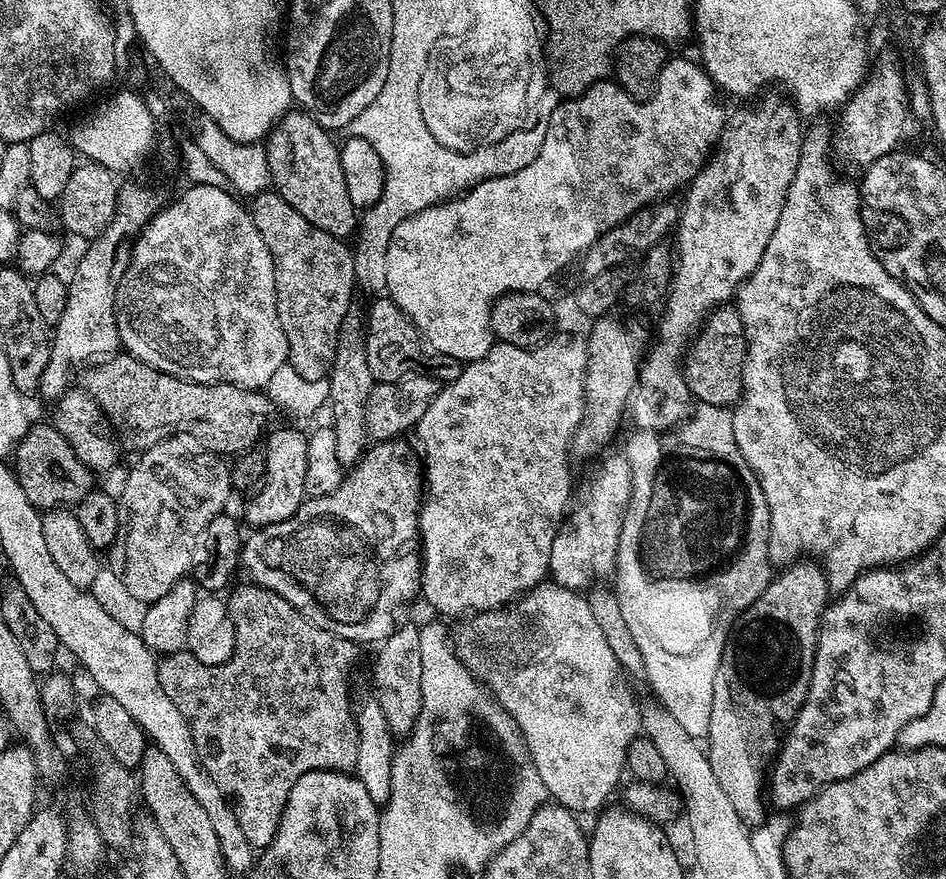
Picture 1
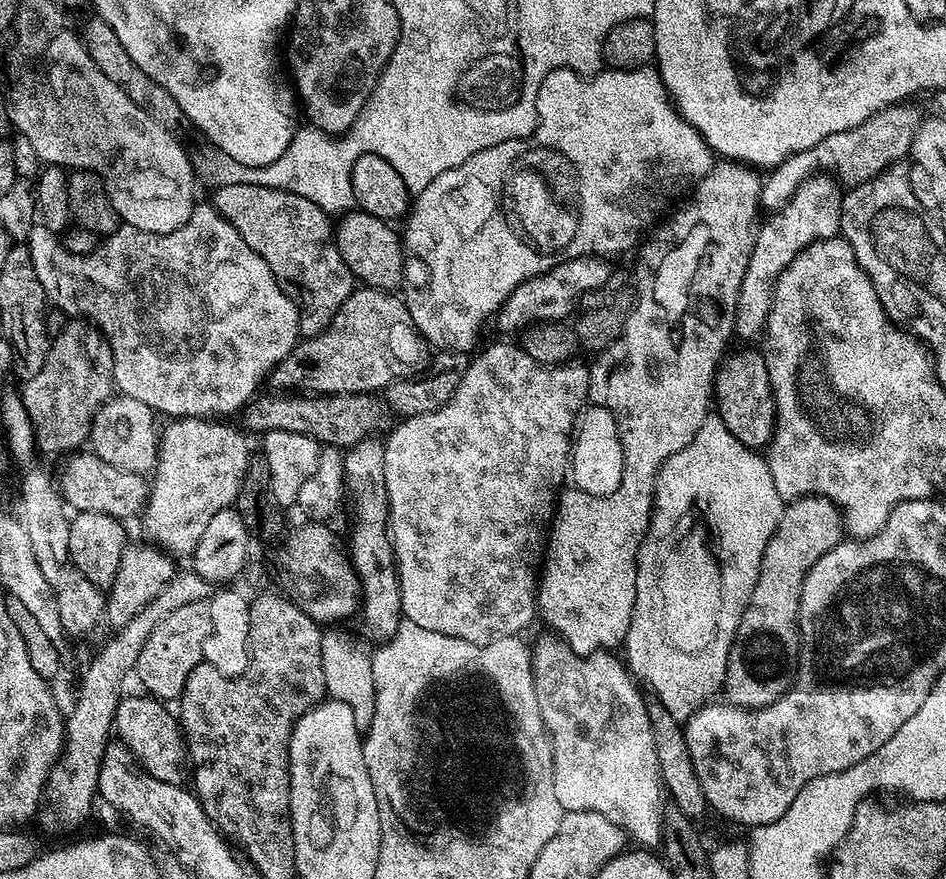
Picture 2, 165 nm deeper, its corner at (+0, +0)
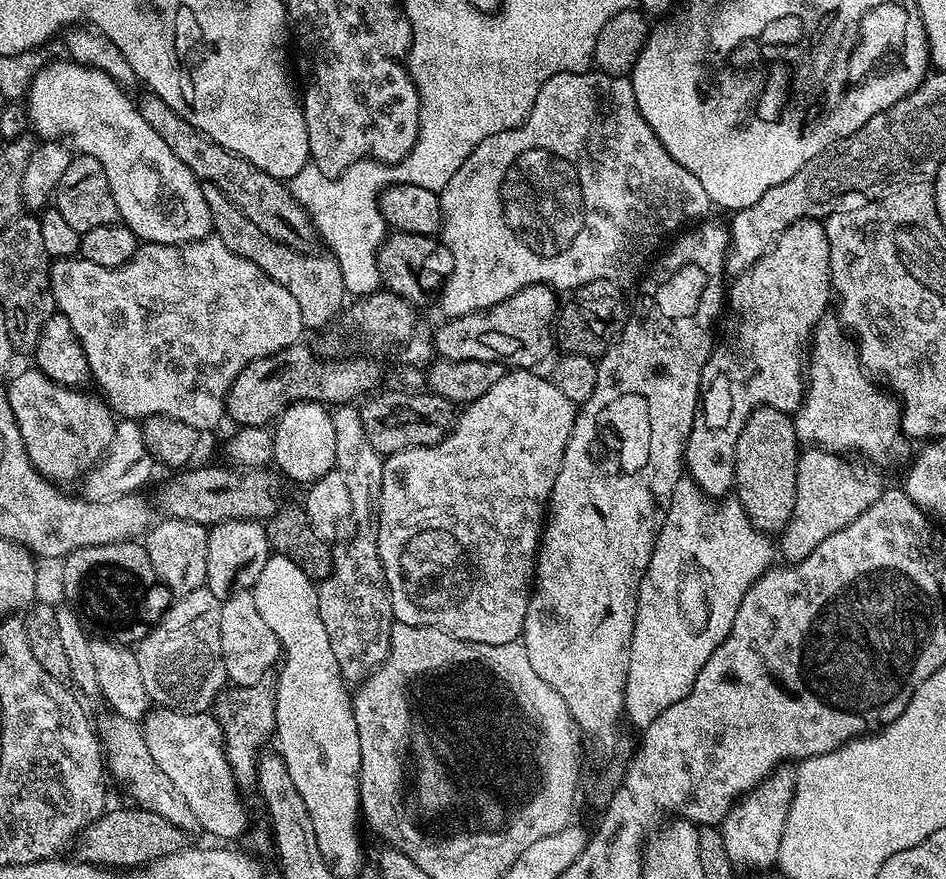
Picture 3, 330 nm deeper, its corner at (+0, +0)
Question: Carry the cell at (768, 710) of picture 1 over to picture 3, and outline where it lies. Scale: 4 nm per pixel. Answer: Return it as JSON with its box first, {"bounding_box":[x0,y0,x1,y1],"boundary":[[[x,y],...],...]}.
{"bounding_box":[778,446,882,561],"boundary":[[[815,446],[805,447],[799,453],[794,510],[790,522],[778,536],[778,552],[788,559],[785,561],[806,558],[818,542],[826,542],[830,534],[842,530],[842,526],[850,526],[858,514],[870,510],[870,506],[878,502],[882,491],[881,473],[867,463],[851,464],[848,460],[851,459],[847,455]]]}

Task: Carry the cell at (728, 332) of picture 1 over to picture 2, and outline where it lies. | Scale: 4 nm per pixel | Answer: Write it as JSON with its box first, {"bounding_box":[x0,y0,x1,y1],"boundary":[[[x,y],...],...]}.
{"bounding_box":[714,351,776,450],"boundary":[[[763,351],[734,352],[725,355],[716,369],[714,408],[722,422],[726,422],[726,430],[730,430],[730,434],[734,434],[734,438],[738,438],[742,446],[764,450],[776,433],[776,403],[770,386],[768,367]]]}

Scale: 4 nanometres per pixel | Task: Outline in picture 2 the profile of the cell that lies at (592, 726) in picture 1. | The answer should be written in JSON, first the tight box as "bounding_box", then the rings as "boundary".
{"bounding_box":[531,634,666,850],"boundary":[[[555,634],[540,636],[536,644],[531,645],[532,650],[532,673],[534,674],[534,686],[538,694],[538,710],[542,710],[542,722],[548,731],[548,737],[552,743],[552,757],[554,758],[554,795],[558,797],[558,802],[565,812],[574,810],[590,810],[603,816],[608,816],[610,822],[618,825],[629,837],[637,840],[639,847],[644,850],[652,850],[661,843],[664,835],[664,809],[666,807],[666,791],[664,782],[660,778],[658,768],[658,754],[654,750],[654,730],[650,730],[650,714],[646,703],[646,696],[638,687],[637,681],[631,672],[628,671],[625,661],[620,660],[608,650],[591,652],[588,656],[579,656],[566,646],[564,641]]]}

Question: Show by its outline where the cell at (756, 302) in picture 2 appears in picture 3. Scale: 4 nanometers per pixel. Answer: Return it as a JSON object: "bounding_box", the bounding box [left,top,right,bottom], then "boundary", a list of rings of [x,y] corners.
{"bounding_box":[684,220,833,498],"boundary":[[[799,220],[794,222],[785,232],[778,237],[776,243],[766,256],[758,258],[754,266],[750,266],[745,272],[739,273],[736,280],[726,292],[726,311],[722,316],[722,332],[724,328],[724,337],[715,341],[710,358],[702,370],[700,379],[700,402],[696,409],[696,421],[690,430],[688,444],[684,447],[684,463],[686,465],[687,475],[695,482],[704,495],[709,498],[724,498],[729,495],[730,489],[734,484],[736,475],[736,447],[738,446],[738,434],[742,434],[742,426],[746,426],[746,418],[756,408],[773,408],[792,414],[800,407],[804,400],[804,389],[806,387],[806,349],[809,347],[812,333],[816,331],[816,323],[829,311],[828,299],[833,299],[832,291],[832,271],[830,270],[830,246],[826,242],[826,230],[820,220]]]}

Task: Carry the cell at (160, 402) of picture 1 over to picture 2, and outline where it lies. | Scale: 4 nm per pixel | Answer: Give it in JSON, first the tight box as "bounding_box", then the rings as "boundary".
{"bounding_box":[246,392,394,450],"boundary":[[[349,392],[338,396],[267,395],[253,399],[246,408],[248,424],[257,434],[274,430],[290,430],[294,434],[306,434],[310,438],[314,438],[321,446],[347,450],[354,447],[355,444],[360,444],[364,440],[380,434],[376,432],[387,433],[394,424],[392,409],[376,394]]]}

